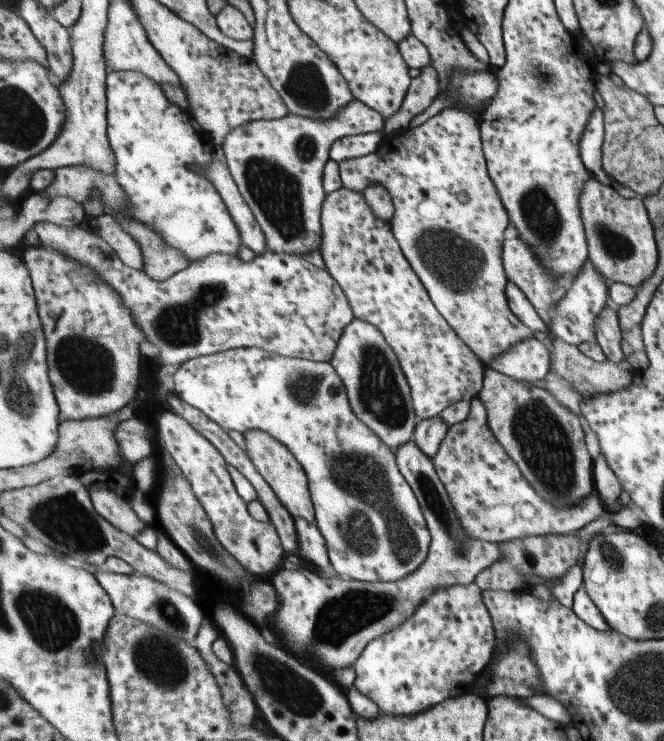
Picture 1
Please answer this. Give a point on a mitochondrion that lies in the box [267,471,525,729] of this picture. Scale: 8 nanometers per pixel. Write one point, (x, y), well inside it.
(341, 616)

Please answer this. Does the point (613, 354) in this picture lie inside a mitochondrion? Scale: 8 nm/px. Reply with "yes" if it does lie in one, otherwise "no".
no

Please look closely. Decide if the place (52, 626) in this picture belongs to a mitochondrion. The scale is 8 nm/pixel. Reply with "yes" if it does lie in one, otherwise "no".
yes

